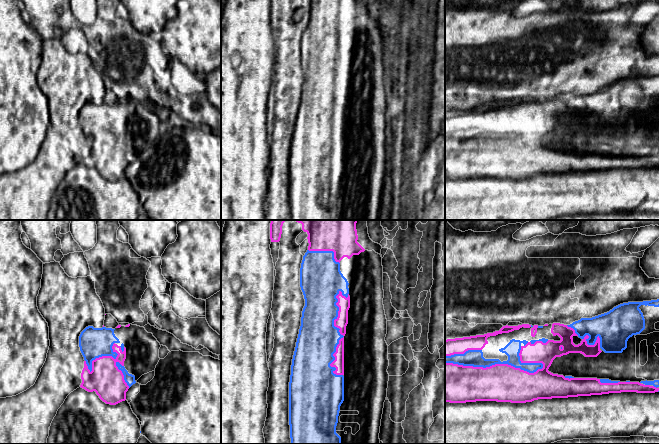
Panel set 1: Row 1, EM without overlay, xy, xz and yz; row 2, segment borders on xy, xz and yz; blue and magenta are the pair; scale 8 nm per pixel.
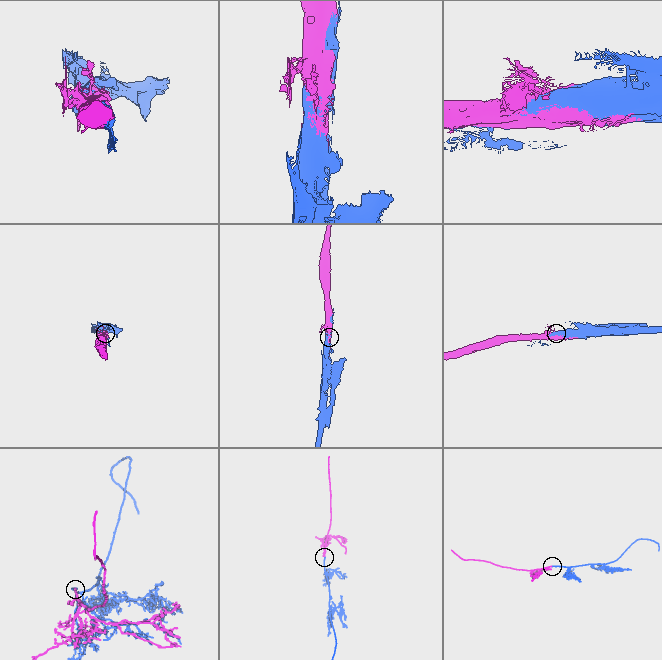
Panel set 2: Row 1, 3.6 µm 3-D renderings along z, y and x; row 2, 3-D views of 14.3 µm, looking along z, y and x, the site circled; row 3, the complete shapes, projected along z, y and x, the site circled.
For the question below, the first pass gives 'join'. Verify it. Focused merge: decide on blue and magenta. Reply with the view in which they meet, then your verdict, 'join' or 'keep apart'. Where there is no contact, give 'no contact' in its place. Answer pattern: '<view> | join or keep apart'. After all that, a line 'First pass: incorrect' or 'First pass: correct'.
yz | join
First pass: correct

